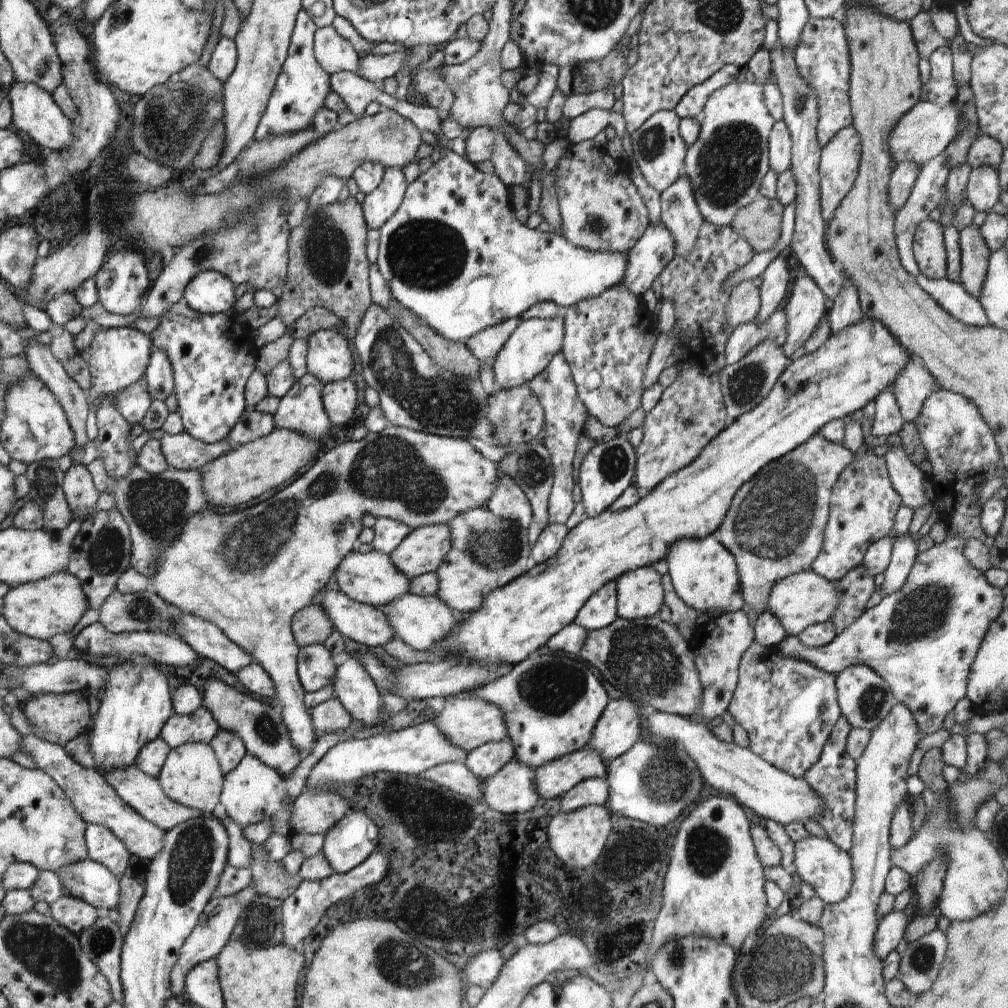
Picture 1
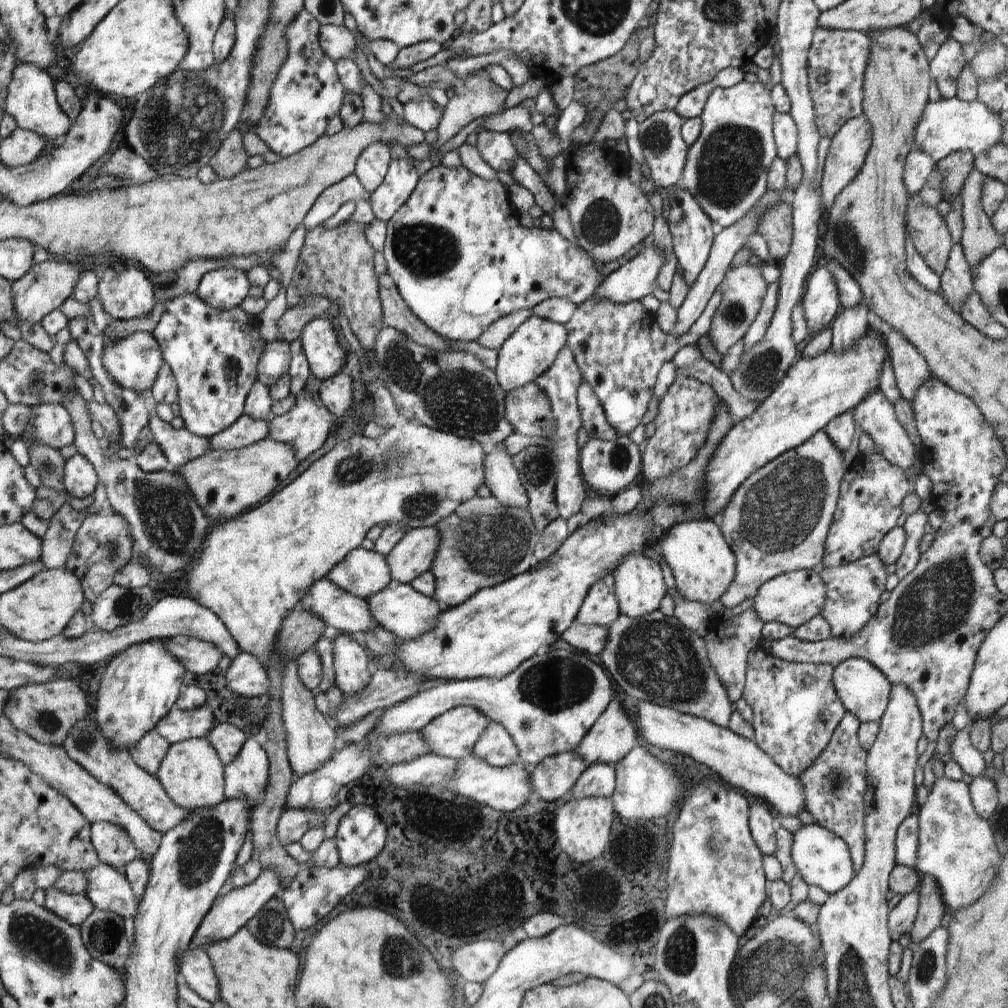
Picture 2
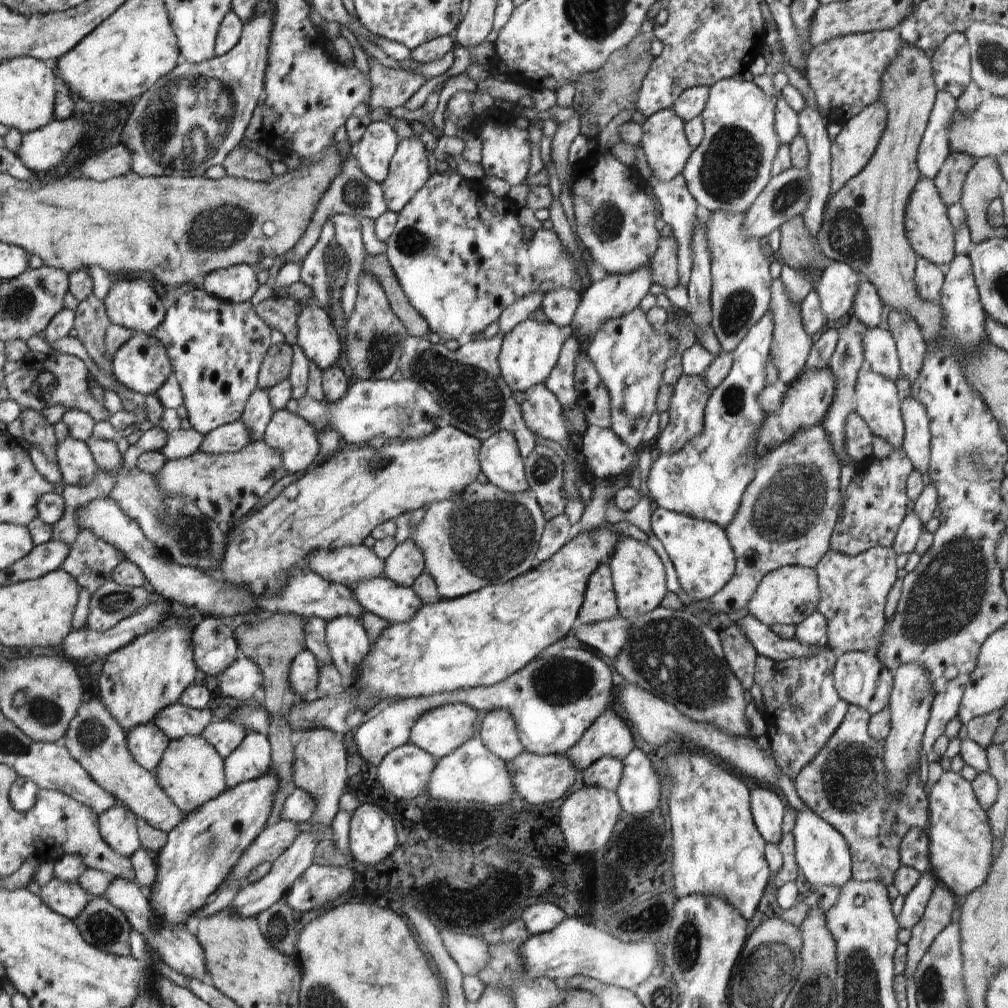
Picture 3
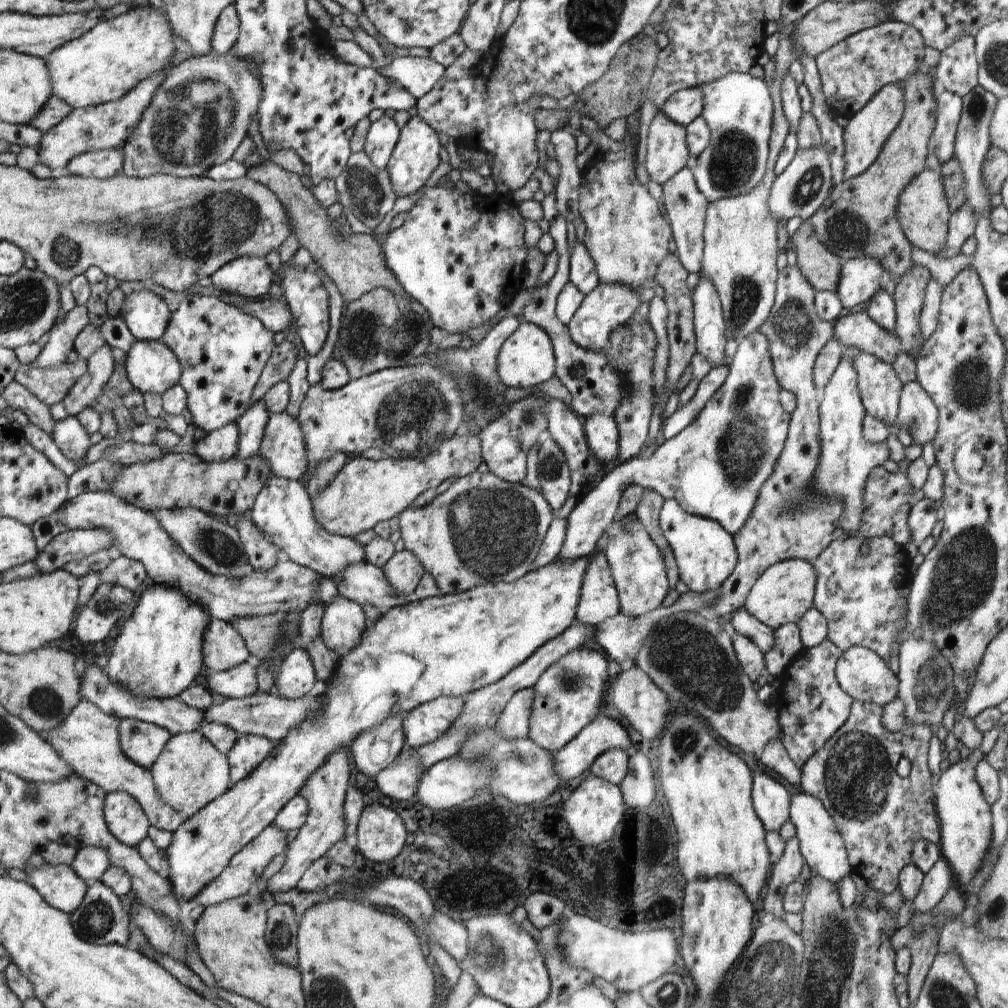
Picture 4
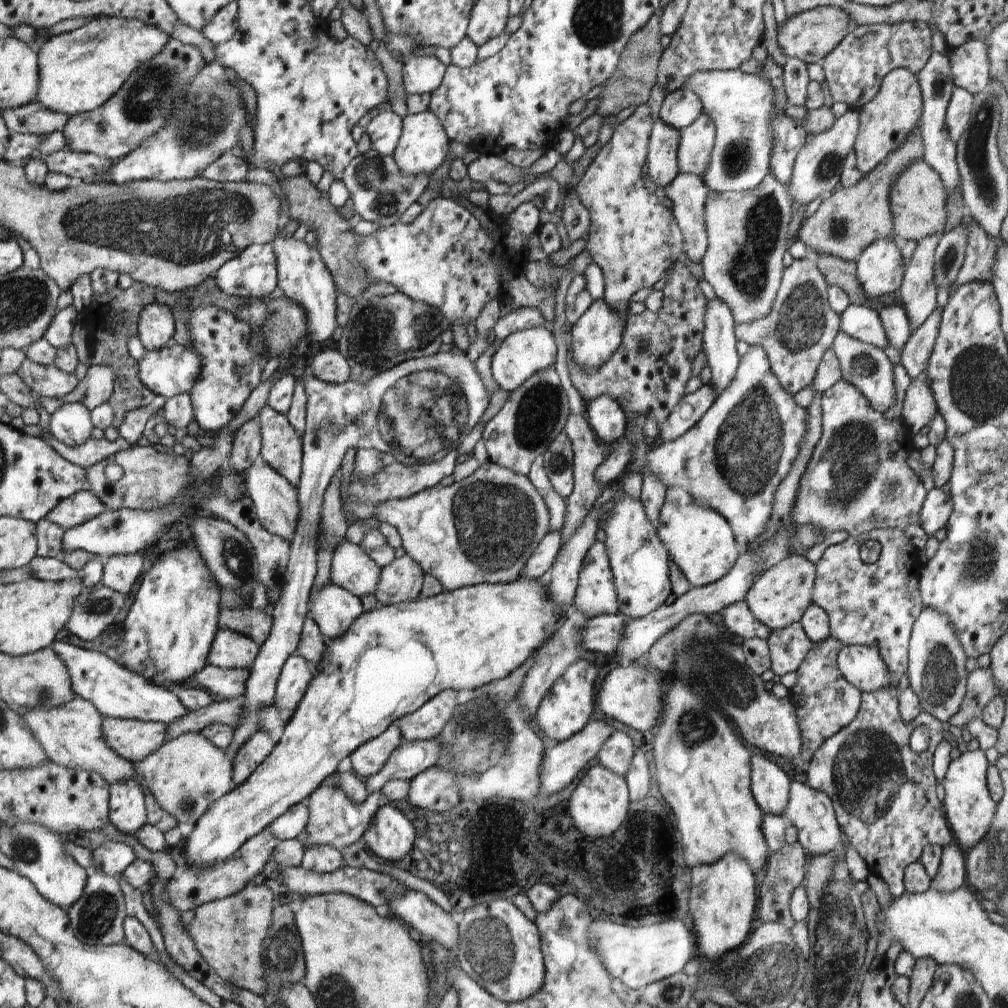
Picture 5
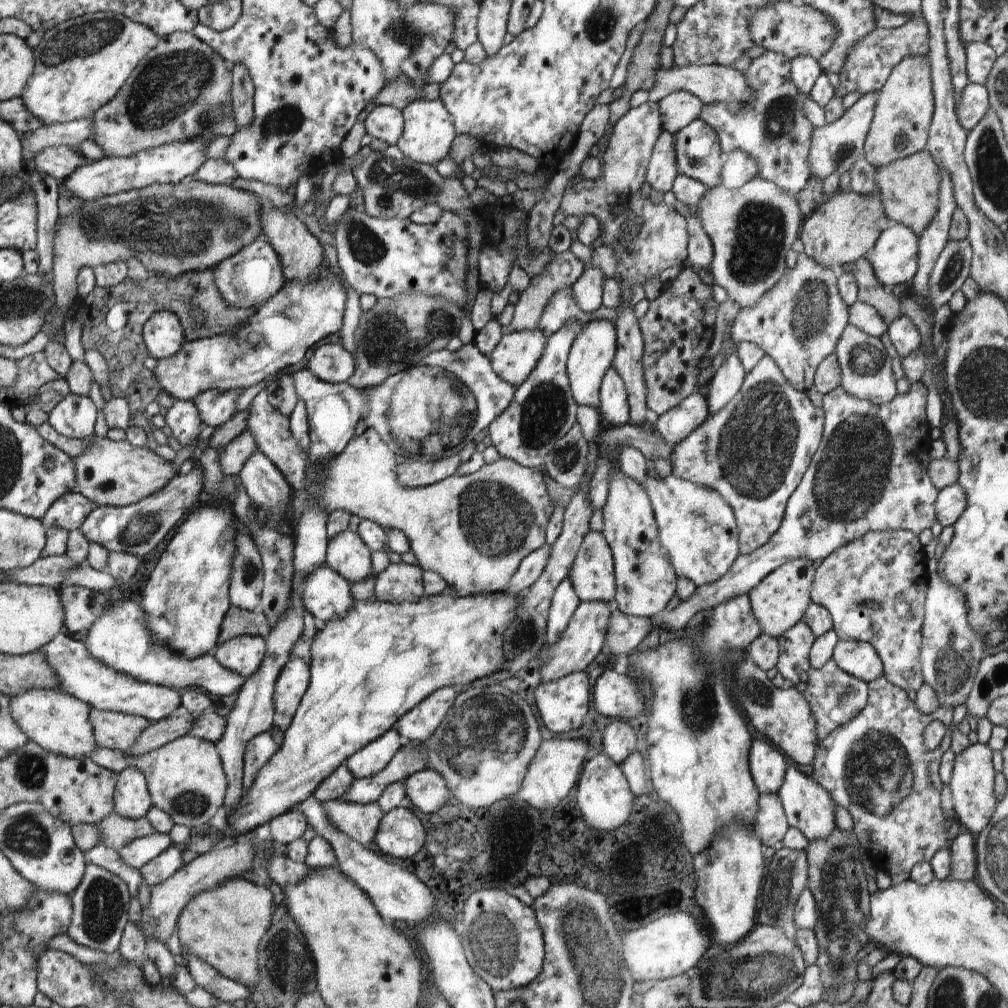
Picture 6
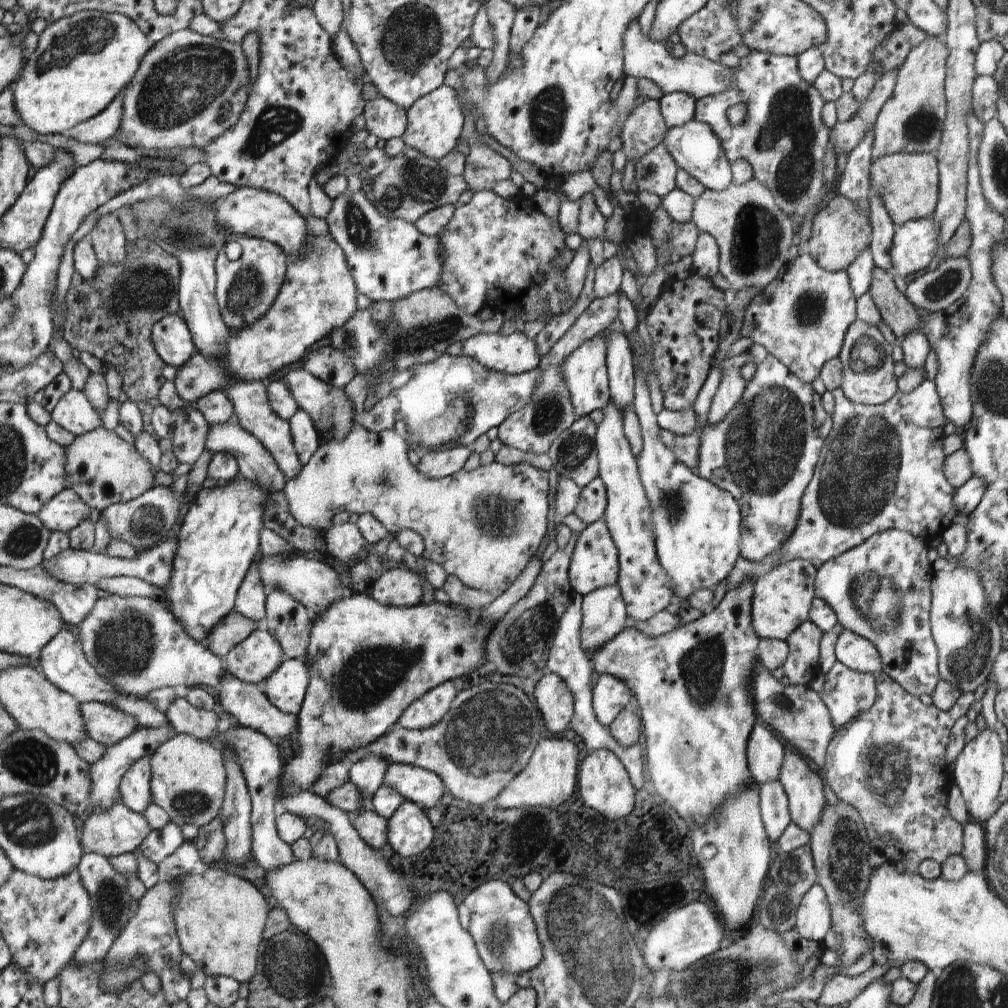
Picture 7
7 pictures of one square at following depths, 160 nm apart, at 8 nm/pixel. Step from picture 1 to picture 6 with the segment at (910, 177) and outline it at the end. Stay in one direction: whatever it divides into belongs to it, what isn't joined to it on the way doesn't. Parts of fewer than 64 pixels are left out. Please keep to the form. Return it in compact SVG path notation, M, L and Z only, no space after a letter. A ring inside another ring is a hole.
M968 83L957 100L956 116L962 128L968 132L984 116L989 106L989 92L985 85Z

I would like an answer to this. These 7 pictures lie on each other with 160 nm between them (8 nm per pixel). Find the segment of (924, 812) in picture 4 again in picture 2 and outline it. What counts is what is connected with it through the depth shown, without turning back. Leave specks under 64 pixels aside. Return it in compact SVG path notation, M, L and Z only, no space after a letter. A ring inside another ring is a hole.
M845 712L844 717L830 743L820 756L808 766L801 776L798 776L802 790L804 790L804 809L814 818L814 822L819 826L834 832L840 836L846 846L848 846L853 863L854 874L860 872L866 856L866 830L864 816L864 792L866 792L866 760L868 760L868 750L860 746L858 740L858 730L860 720L852 714Z

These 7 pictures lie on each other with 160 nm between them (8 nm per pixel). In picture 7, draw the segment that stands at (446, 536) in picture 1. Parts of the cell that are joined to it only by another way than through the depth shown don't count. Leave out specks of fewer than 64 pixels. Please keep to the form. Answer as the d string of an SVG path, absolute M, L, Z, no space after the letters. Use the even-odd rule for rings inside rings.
M396 566L382 573L370 595L383 605L413 607L422 600L420 579L406 567Z

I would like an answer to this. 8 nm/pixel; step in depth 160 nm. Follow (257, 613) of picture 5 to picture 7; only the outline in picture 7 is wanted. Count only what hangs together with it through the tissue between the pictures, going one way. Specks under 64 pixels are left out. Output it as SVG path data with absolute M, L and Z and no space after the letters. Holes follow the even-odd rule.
M232 610L200 643L211 649L220 658L224 658L231 648L234 648L261 626L261 623L257 623L255 620L242 616L238 611Z

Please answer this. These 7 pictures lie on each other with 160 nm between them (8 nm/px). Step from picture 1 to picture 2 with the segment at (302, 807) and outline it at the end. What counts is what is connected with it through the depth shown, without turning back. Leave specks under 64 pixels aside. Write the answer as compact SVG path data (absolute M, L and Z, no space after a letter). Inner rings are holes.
M286 809L277 824L276 840L282 848L288 844L299 842L306 830L311 827L322 826L329 811L314 812L314 810Z

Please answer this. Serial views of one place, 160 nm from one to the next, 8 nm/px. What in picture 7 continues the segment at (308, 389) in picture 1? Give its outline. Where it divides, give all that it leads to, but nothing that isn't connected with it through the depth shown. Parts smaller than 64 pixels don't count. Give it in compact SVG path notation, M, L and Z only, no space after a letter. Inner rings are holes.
M231 381L231 386L224 389L228 398L234 405L234 412L238 417L239 424L244 430L252 433L271 452L280 471L287 480L296 479L303 470L299 453L296 452L294 437L291 433L290 421L276 414L271 408L267 387L262 381Z

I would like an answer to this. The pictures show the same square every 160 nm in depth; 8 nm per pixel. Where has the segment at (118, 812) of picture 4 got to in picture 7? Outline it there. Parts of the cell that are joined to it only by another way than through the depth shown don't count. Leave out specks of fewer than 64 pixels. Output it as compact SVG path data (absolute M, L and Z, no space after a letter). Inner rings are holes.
M148 756L138 760L123 776L119 800L135 813L143 813L154 801L151 795L151 761Z

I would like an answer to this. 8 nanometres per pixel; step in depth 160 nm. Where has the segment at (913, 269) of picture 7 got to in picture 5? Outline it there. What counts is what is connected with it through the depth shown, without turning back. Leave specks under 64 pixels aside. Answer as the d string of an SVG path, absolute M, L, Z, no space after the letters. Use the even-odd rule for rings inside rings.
M880 239L869 244L854 260L855 275L867 298L878 298L901 287L903 272L900 248Z

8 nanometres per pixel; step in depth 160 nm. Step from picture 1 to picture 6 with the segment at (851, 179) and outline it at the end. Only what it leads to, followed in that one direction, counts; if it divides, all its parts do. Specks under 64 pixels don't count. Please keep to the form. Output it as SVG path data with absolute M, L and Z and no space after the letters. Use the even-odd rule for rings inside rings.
M926 55L904 57L892 69L877 93L873 119L863 144L864 158L874 168L884 168L925 148L934 106L932 87Z

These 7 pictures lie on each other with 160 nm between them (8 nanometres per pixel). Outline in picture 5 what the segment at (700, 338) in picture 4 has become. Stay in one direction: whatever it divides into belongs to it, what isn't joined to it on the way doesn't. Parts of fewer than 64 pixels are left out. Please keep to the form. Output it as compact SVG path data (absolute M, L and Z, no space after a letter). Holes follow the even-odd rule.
M718 297L708 300L703 321L701 349L710 366L710 384L717 390L718 396L730 384L740 362L736 352L736 324L731 310Z

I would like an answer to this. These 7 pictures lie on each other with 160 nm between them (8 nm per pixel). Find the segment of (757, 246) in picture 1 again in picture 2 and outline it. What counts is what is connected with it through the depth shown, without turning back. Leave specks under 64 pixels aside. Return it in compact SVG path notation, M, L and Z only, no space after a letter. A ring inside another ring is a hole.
M785 200L772 206L772 208L768 208L760 218L756 232L768 242L771 262L781 261L790 252L794 234L792 212L793 208L790 201Z

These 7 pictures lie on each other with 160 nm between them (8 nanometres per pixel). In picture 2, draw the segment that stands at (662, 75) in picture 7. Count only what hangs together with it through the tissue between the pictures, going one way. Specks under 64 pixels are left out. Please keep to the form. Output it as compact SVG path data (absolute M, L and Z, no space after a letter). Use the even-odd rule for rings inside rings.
M743 81L732 88L714 88L699 117L701 134L689 147L679 185L690 192L712 223L720 224L723 229L743 218L768 188L767 174L778 154L773 136L773 116L776 108L772 103L771 91L774 86L775 82L772 81L768 84L759 81L755 83Z

